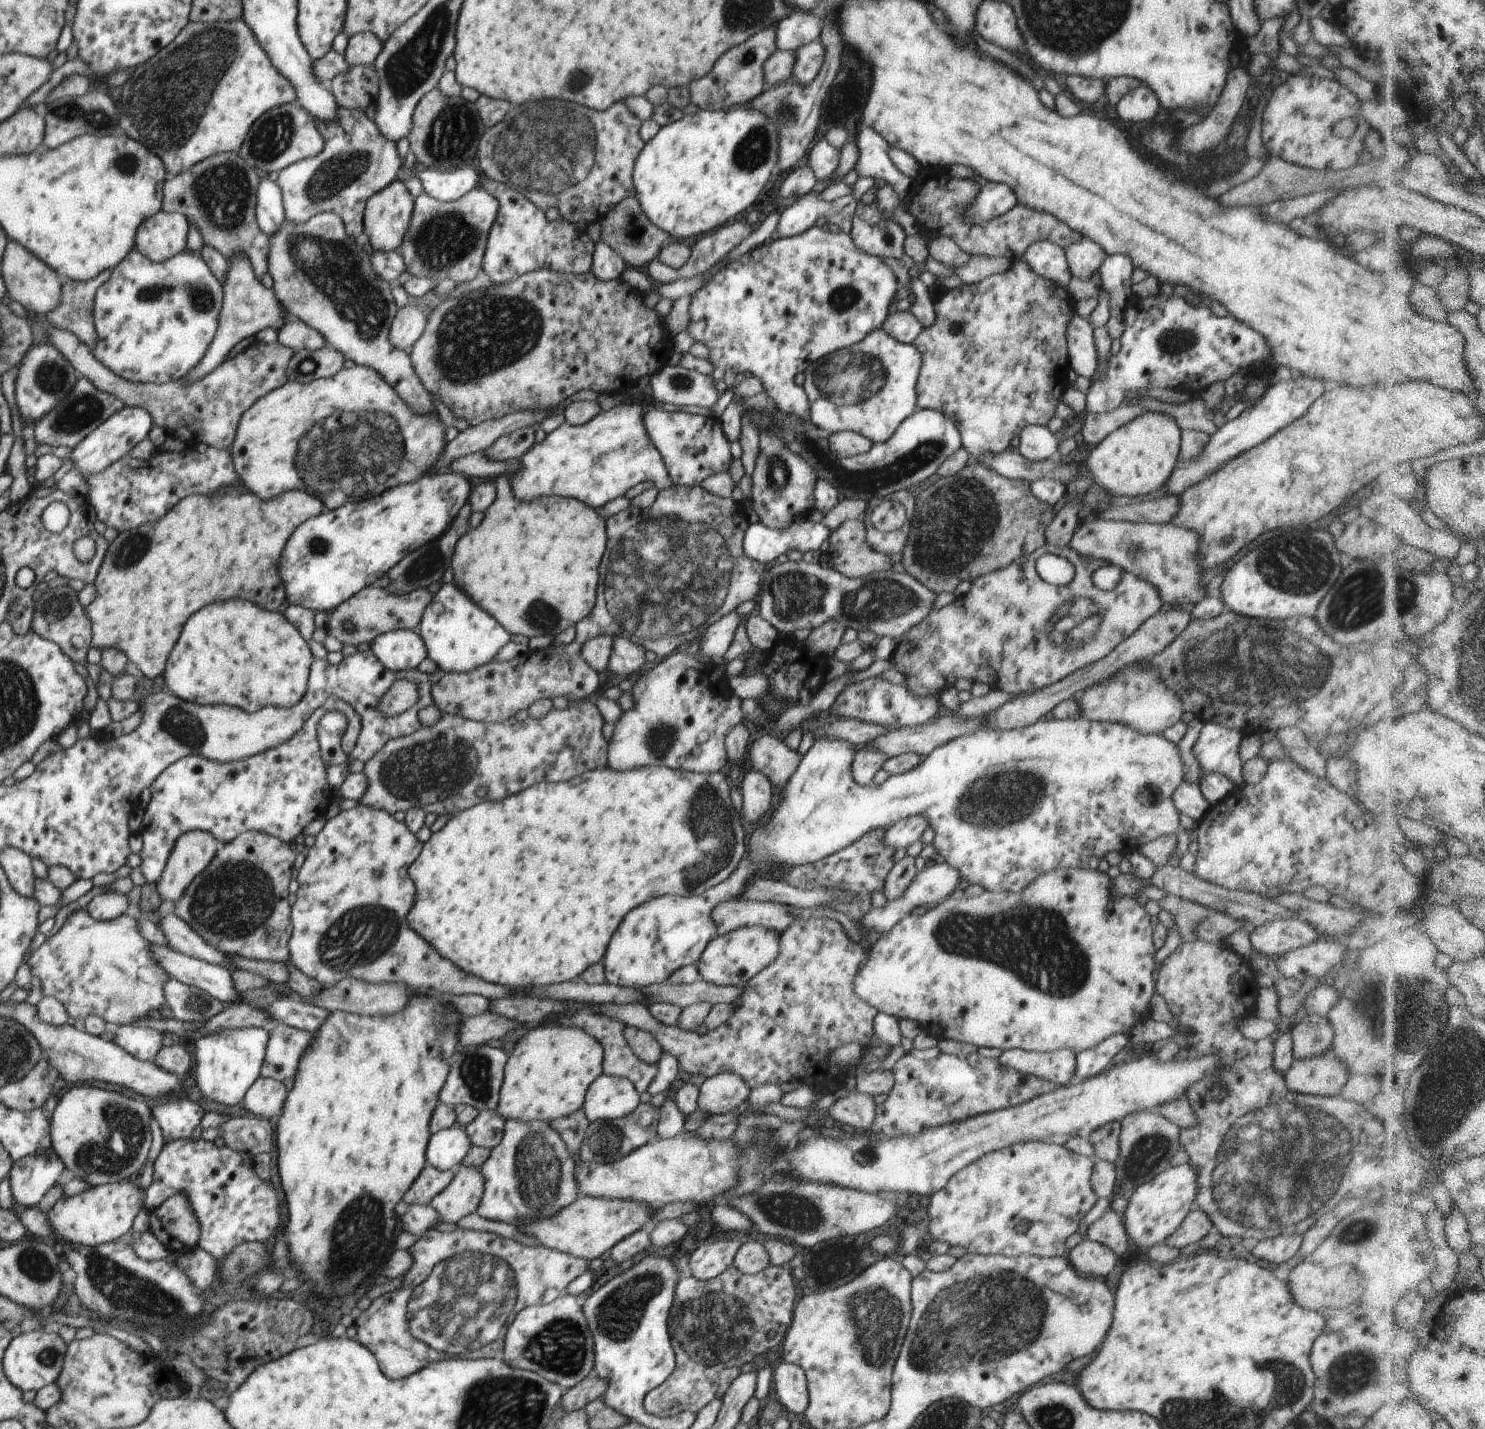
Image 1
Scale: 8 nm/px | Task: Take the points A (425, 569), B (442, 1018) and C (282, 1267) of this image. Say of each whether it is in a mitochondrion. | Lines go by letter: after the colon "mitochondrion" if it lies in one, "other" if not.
A: mitochondrion
B: mitochondrion
C: other

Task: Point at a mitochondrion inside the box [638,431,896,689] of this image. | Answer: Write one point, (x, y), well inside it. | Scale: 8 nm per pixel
(778, 473)

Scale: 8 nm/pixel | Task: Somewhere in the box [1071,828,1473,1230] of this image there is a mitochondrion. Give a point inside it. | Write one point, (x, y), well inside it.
(1401, 1021)

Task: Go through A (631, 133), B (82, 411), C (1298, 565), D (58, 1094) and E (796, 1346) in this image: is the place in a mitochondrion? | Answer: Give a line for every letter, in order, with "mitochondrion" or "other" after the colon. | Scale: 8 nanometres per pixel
A: other
B: mitochondrion
C: mitochondrion
D: other
E: other

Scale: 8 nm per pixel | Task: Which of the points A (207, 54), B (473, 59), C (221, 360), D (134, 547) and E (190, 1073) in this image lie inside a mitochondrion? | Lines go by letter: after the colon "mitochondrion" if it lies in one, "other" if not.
A: mitochondrion
B: other
C: other
D: mitochondrion
E: other

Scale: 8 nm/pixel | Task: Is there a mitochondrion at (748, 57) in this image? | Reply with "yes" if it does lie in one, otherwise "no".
yes

